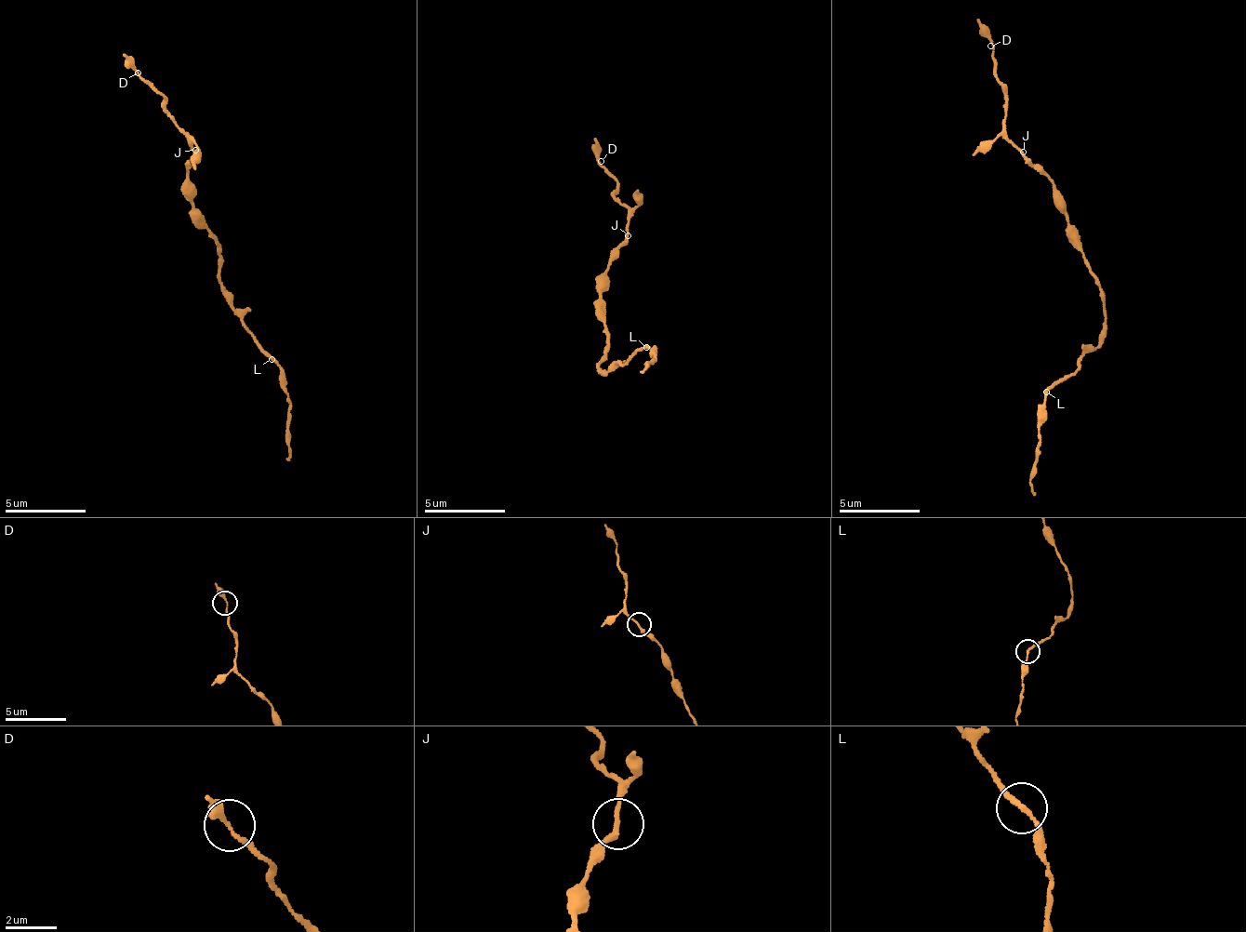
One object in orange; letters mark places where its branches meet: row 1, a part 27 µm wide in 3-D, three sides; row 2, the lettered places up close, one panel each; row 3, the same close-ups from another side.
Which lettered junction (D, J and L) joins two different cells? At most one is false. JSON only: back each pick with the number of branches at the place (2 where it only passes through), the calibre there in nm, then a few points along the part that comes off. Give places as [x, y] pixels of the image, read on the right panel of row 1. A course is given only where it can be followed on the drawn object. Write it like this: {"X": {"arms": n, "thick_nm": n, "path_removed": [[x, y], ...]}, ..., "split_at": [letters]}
{"split_at": []}

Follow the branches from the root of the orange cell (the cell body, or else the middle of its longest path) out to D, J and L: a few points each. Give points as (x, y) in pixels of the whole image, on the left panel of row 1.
D: (208, 232), (208, 223), (192, 205), (187, 164), (196, 153), (192, 136), (165, 110), (165, 96), (138, 73)
J: (208, 232), (208, 223), (192, 205), (187, 164), (192, 159), (195, 150)
L: (208, 232), (216, 246), (216, 253), (220, 257), (221, 289), (229, 298), (251, 338), (271, 357)

